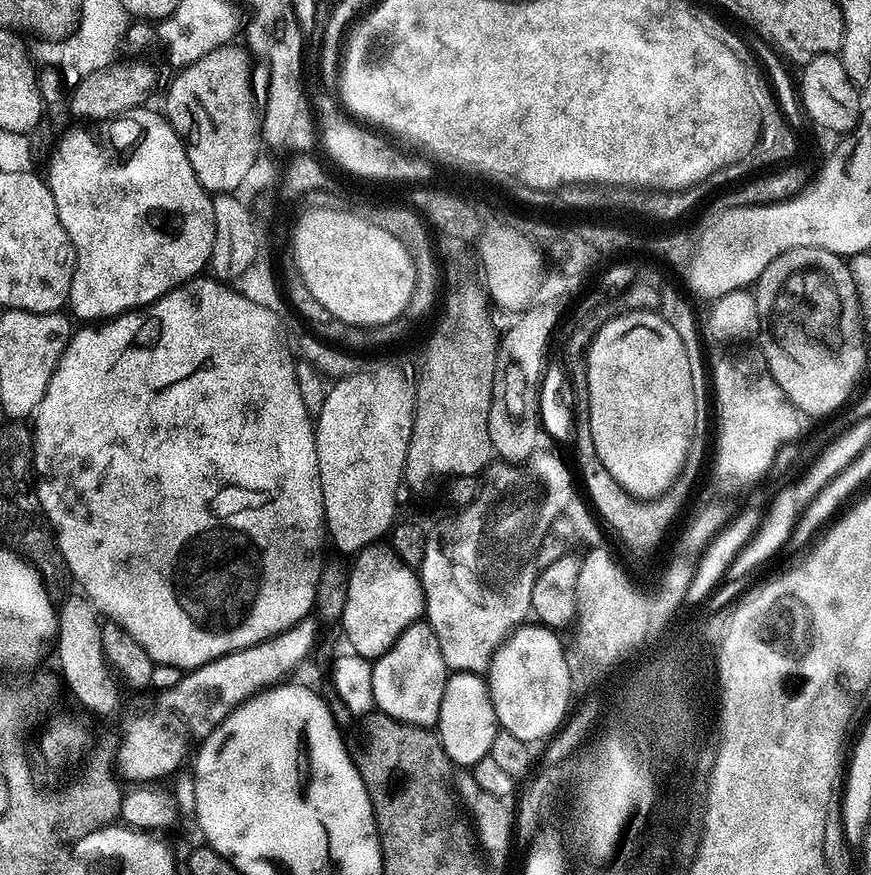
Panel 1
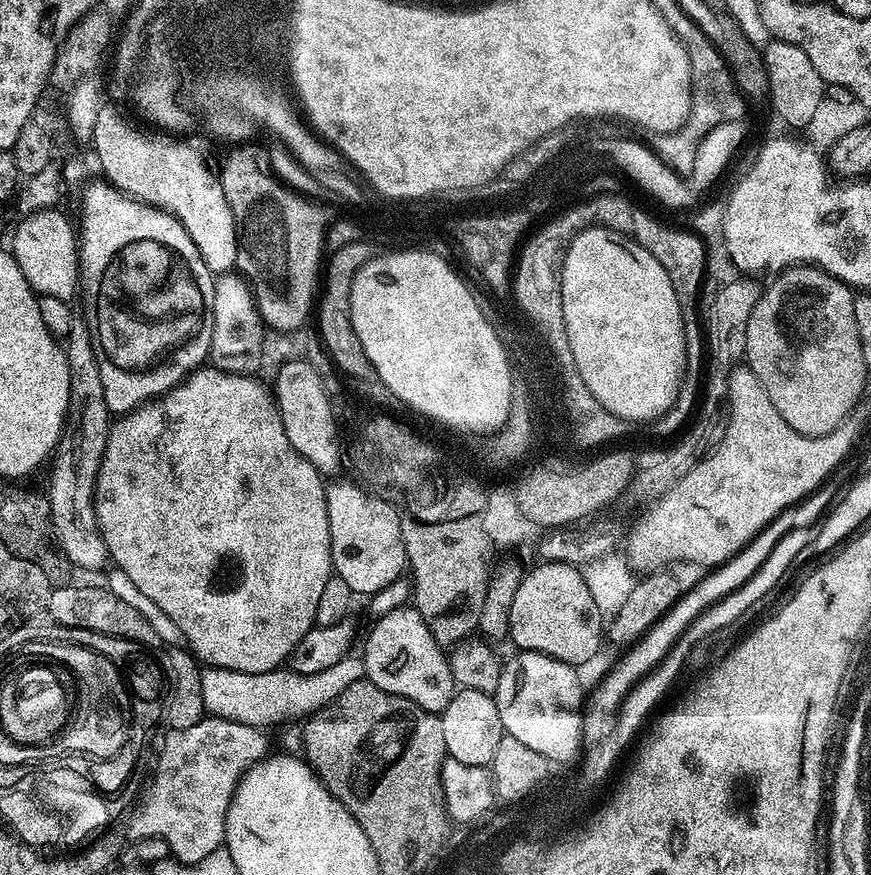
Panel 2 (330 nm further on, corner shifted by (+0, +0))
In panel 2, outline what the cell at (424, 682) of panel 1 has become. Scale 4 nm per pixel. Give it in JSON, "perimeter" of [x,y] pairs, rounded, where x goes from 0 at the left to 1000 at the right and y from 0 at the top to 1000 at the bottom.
{"perimeter":[[[465,693],[448,697],[431,712],[416,742],[419,774],[439,789],[485,807],[485,811],[509,814],[526,784],[519,774],[515,751],[498,734],[498,725],[494,725],[485,702],[476,693]]]}

